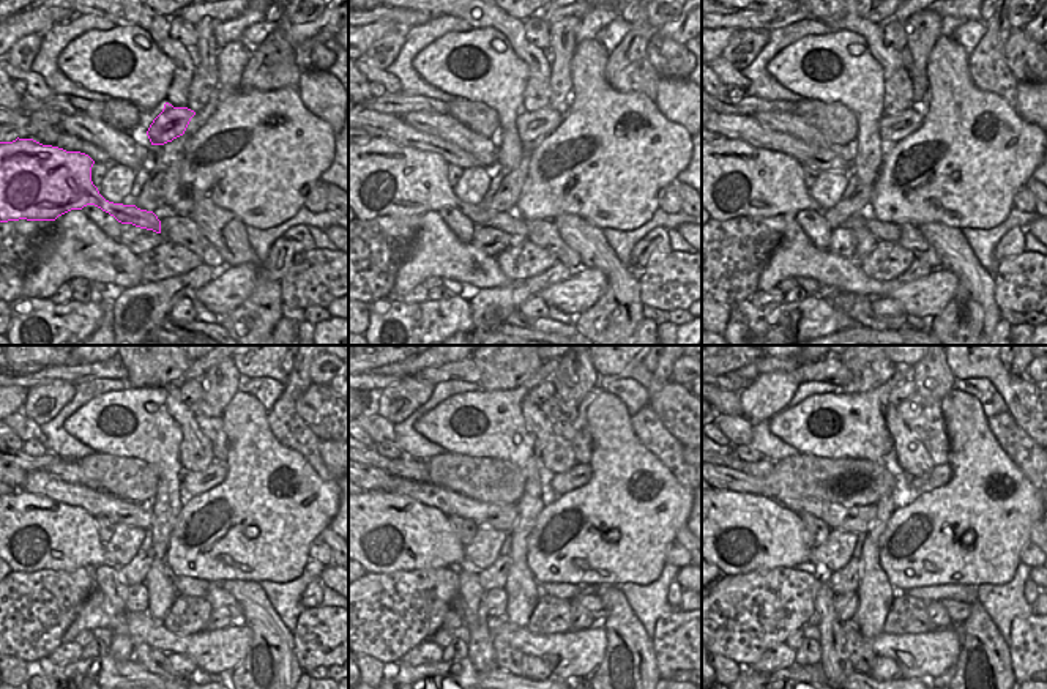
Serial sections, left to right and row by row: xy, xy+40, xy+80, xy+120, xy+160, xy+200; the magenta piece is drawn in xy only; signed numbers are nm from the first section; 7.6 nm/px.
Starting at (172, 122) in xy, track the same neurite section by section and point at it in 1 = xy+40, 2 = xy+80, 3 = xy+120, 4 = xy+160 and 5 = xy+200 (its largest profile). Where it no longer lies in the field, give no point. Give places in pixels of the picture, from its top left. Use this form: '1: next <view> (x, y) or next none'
1: next xy+40 (533, 126)
2: next xy+80 (893, 128)
3: next xy+120 (193, 484)
4: next xy+160 (562, 483)
5: next xy+200 (918, 483)

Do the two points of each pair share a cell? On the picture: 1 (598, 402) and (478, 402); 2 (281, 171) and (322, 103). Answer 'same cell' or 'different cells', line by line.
1: different cells
2: different cells

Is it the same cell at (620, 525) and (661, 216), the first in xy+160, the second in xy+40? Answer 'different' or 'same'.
different

